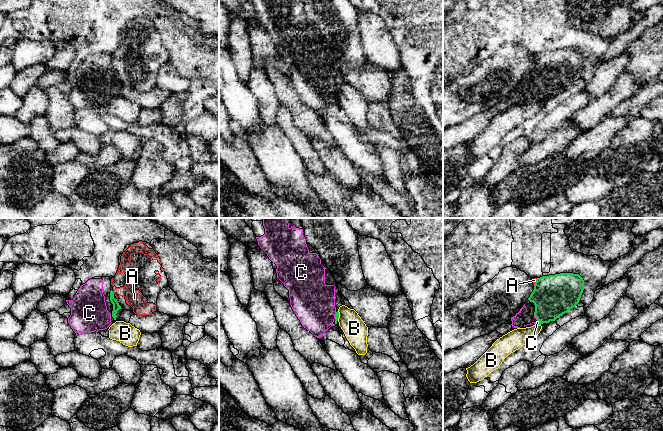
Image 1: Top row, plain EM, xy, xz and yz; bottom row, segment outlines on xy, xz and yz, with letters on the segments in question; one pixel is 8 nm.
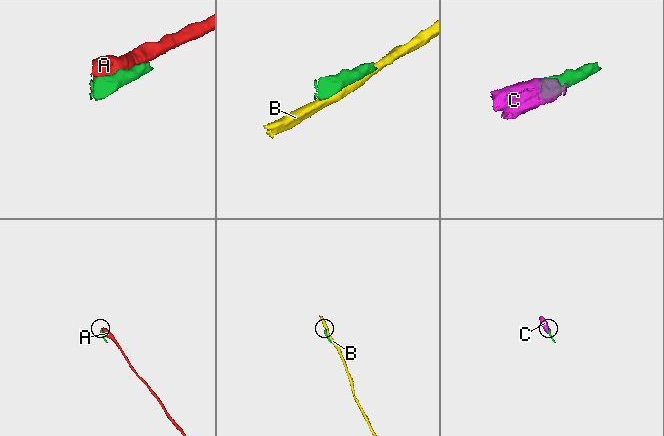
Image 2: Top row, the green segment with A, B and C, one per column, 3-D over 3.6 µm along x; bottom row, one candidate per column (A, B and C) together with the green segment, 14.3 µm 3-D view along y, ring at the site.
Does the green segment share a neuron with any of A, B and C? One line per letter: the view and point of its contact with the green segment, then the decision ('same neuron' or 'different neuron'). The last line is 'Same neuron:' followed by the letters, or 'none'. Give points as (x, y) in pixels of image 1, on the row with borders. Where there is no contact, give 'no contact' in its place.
A: contact xy (112, 292); different neuron
B: contact yz (539, 324); different neuron
C: contact yz (537, 319); same neuron
Same neuron: C

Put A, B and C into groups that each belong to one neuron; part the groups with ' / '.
A / B / C

